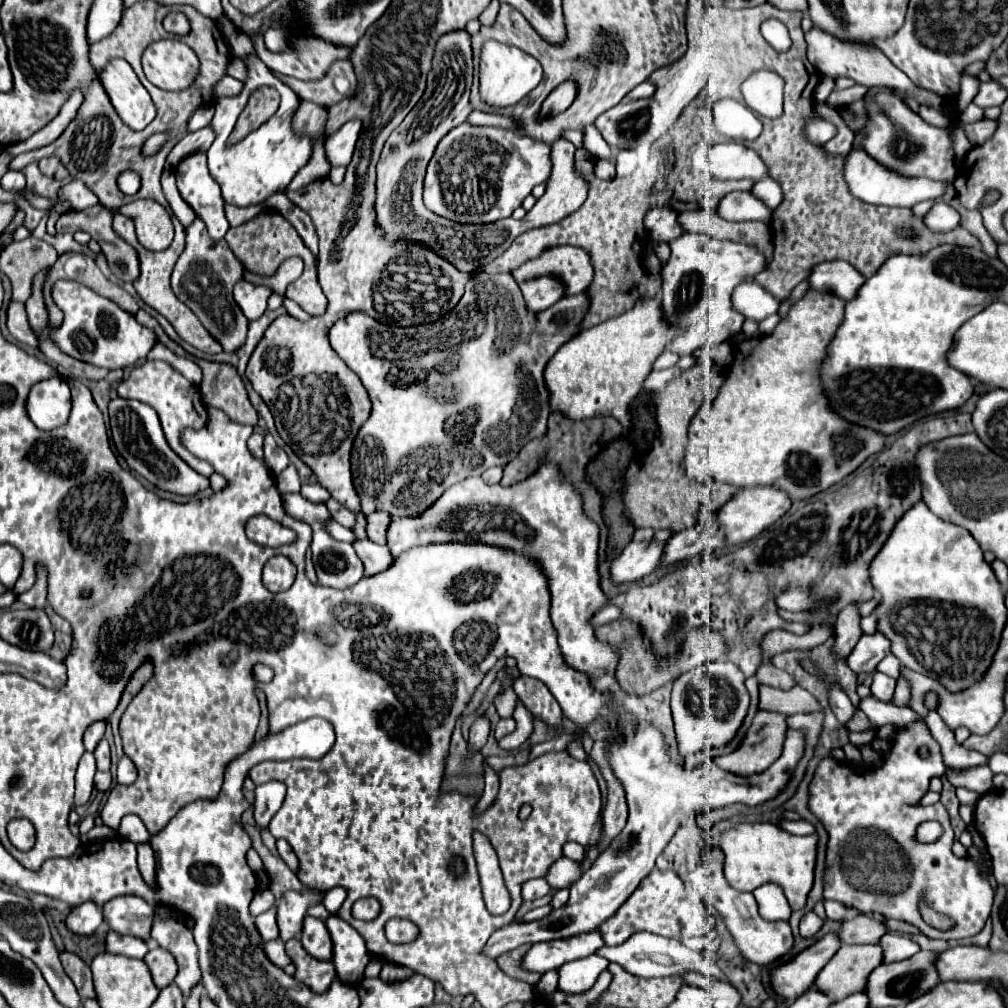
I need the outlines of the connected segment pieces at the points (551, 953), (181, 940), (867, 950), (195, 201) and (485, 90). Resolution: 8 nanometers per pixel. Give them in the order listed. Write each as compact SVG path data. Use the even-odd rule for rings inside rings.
M599 929L569 937L569 939L559 939L553 943L535 943L523 959L523 969L535 971L535 973L545 973L549 969L561 967L567 961L589 957L603 945L605 945L605 941L603 941Z
M155 917L151 927L151 937L159 947L167 949L179 965L179 973L175 977L175 985L187 997L191 987L201 981L201 969L197 963L197 945L193 941L191 929L177 919L161 919Z
M843 945L835 957L821 969L815 987L833 1001L851 993L865 991L869 973L883 963L881 945Z
M189 155L175 167L177 189L187 205L205 219L209 235L213 239L223 239L229 223L223 213L223 199L219 185L213 181L207 169L207 155Z
M487 41L481 51L479 77L481 77L481 97L489 105L507 107L507 105L519 103L531 89L539 85L543 77L543 69L541 69L541 63L529 53L511 45L503 45L499 41Z

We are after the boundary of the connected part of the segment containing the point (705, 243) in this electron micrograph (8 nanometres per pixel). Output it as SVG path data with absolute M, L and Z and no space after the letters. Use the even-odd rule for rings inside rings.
M693 233L675 239L671 243L669 263L663 267L663 311L669 323L687 325L687 329L669 345L669 351L691 355L703 345L723 343L731 335L739 333L745 319L733 311L733 289L739 281L747 281L763 269L765 255L759 247L719 239L695 239Z

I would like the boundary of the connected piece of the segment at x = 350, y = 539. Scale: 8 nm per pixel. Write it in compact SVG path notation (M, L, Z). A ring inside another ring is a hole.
M327 521L327 531L335 537L335 539L339 539L339 541L347 541L347 543L355 543L357 541L357 537L355 537L355 533L351 531L351 529L345 529L345 527L341 527L337 521Z

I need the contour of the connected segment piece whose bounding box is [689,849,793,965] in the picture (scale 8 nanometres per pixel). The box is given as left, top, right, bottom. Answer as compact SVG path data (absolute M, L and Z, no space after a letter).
M711 849L705 851L703 855L703 863L695 869L695 875L691 873L691 883L701 883L701 897L707 905L715 907L717 913L723 917L729 933L733 935L739 951L753 963L757 965L769 965L773 961L777 961L779 957L783 957L785 953L789 953L789 949L793 947L793 935L791 935L791 927L787 921L777 921L777 923L769 923L765 921L759 913L757 913L757 905L755 905L755 897L753 893L741 893L735 891L733 887L729 887L729 883L723 877L723 851L721 849Z

